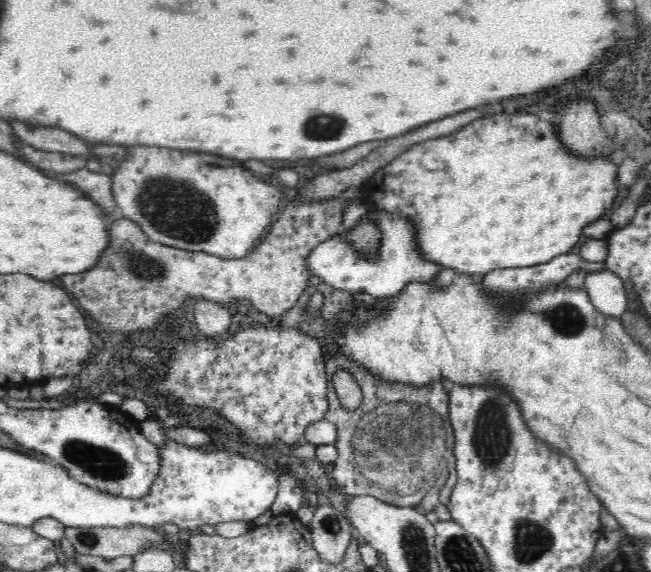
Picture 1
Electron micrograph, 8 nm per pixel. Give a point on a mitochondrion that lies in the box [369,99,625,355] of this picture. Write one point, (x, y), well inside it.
(564, 318)

